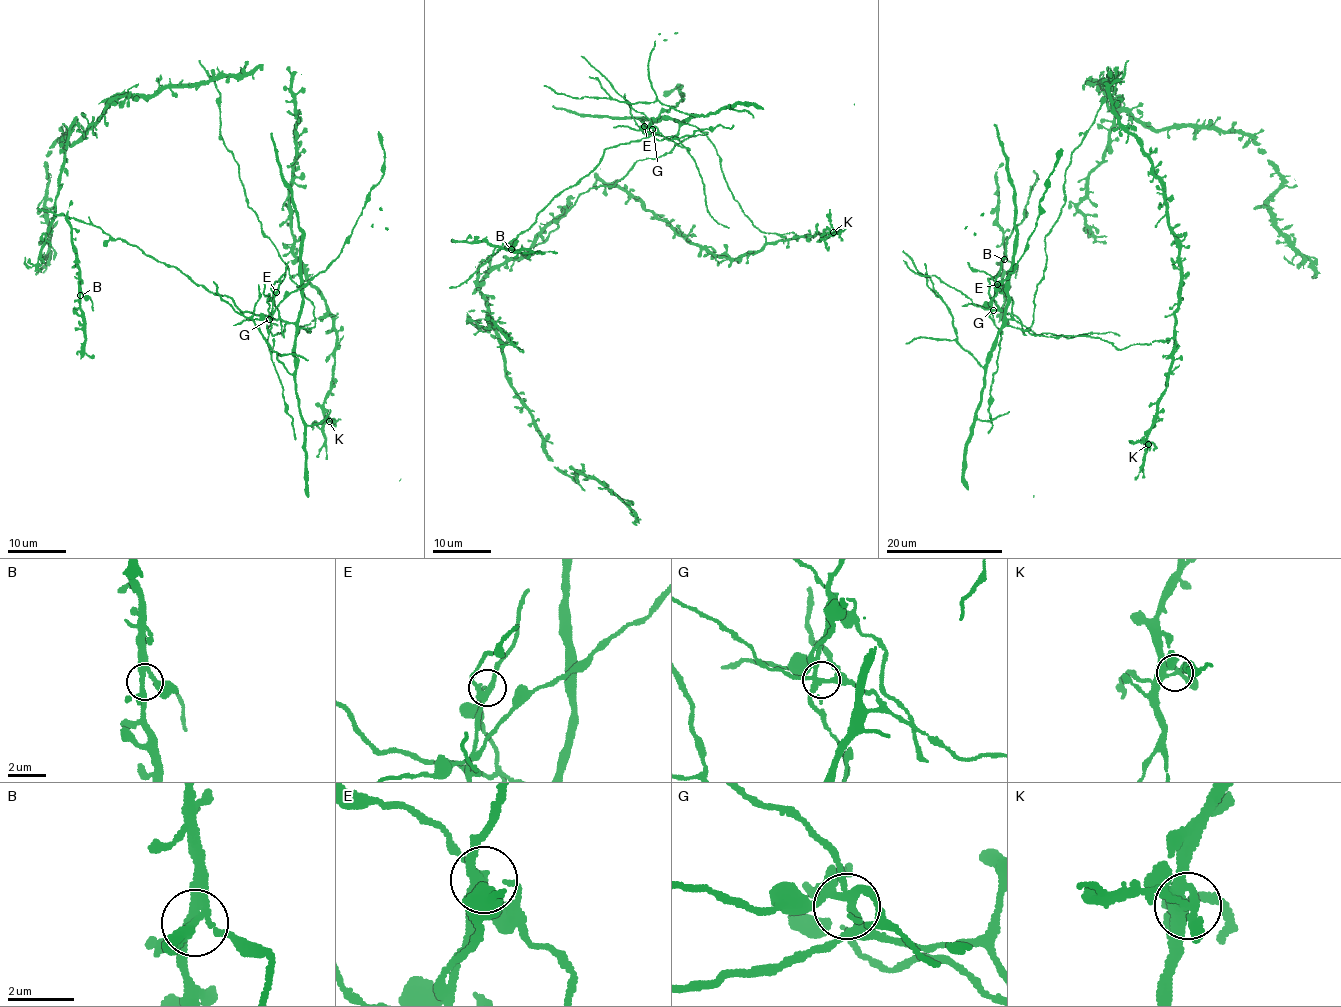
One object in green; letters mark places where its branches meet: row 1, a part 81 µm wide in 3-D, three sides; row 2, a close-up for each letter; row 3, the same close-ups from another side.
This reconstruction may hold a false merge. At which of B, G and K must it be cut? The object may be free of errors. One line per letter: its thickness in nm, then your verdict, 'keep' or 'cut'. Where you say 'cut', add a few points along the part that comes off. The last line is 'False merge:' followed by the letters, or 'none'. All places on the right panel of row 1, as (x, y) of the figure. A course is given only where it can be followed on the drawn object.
B: 240 nm thick; keep
G: 240 nm thick; cut; foreign part runs (993, 309), (991, 300), (999, 290), (999, 283), (1002, 284), (1010, 274), (1036, 224), (1061, 147)
K: 280 nm thick; keep
False merge: G

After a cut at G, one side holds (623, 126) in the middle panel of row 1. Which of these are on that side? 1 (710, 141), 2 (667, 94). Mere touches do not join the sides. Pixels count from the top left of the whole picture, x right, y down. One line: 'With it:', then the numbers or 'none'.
With it: 2

